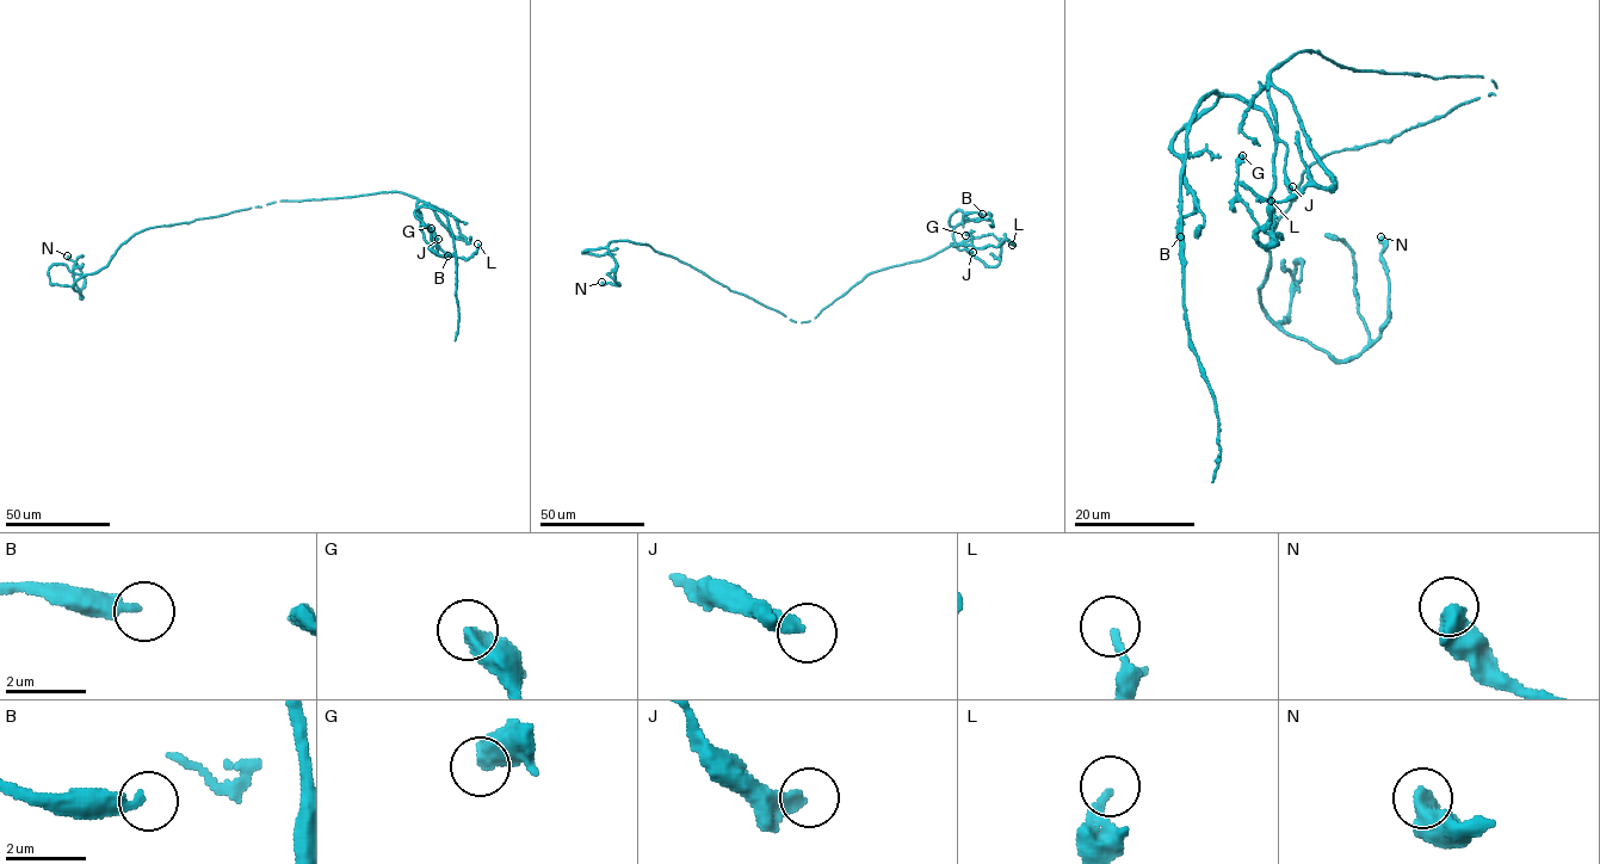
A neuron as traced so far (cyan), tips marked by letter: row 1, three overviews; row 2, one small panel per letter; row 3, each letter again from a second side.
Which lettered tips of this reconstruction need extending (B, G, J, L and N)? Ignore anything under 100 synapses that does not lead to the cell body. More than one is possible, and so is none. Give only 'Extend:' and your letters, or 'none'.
Extend: none

